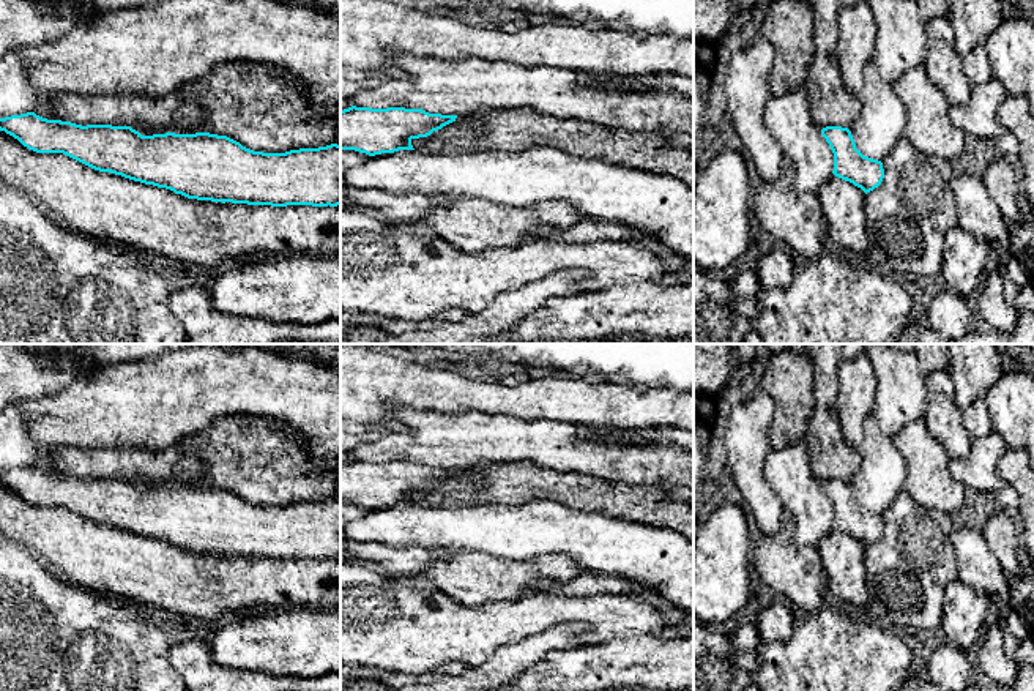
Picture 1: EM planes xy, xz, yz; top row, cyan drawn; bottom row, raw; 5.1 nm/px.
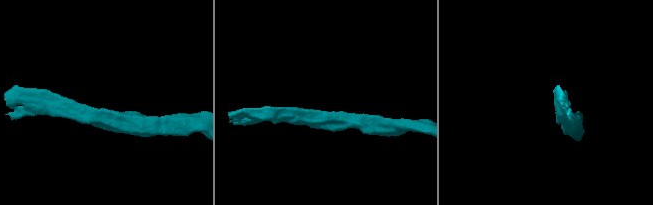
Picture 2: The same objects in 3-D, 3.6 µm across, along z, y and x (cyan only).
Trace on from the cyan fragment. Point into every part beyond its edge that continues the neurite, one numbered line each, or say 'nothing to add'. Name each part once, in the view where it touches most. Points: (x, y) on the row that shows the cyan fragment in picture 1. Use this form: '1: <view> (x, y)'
nothing to add

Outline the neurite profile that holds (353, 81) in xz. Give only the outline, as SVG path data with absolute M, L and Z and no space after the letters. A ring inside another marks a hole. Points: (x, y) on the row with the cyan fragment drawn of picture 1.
M340 65L340 110L351 107L351 96L380 87L391 71L364 71L355 66Z

